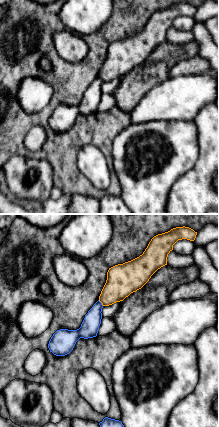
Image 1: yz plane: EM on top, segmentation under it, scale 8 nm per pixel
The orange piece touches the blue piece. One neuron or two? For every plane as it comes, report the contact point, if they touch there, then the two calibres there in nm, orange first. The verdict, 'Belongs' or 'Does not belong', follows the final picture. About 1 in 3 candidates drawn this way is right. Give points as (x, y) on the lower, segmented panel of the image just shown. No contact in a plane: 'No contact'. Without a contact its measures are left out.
Touches orange at (101, 302). Thickness 260 nm (orange) against 150 nm

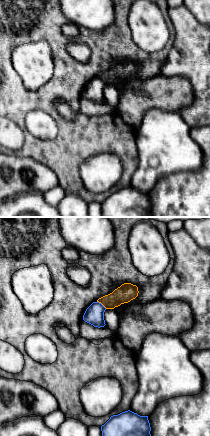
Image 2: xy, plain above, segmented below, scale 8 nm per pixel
Touches orange at (102, 304). Thickness 150 nm (orange) against 160 nm

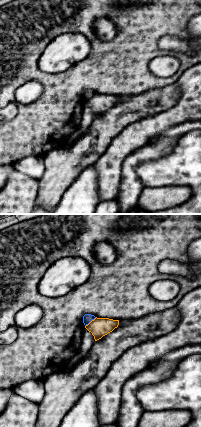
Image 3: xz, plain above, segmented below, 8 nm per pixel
Touches orange at (91, 321). Thickness 160 nm (orange) against 80 nm

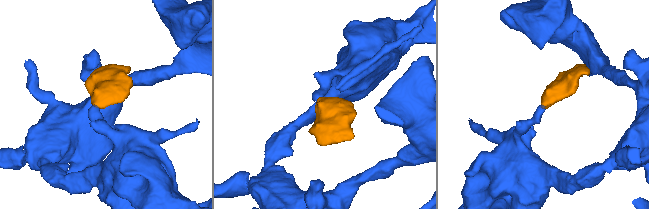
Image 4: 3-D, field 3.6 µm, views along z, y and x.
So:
Does not belong

